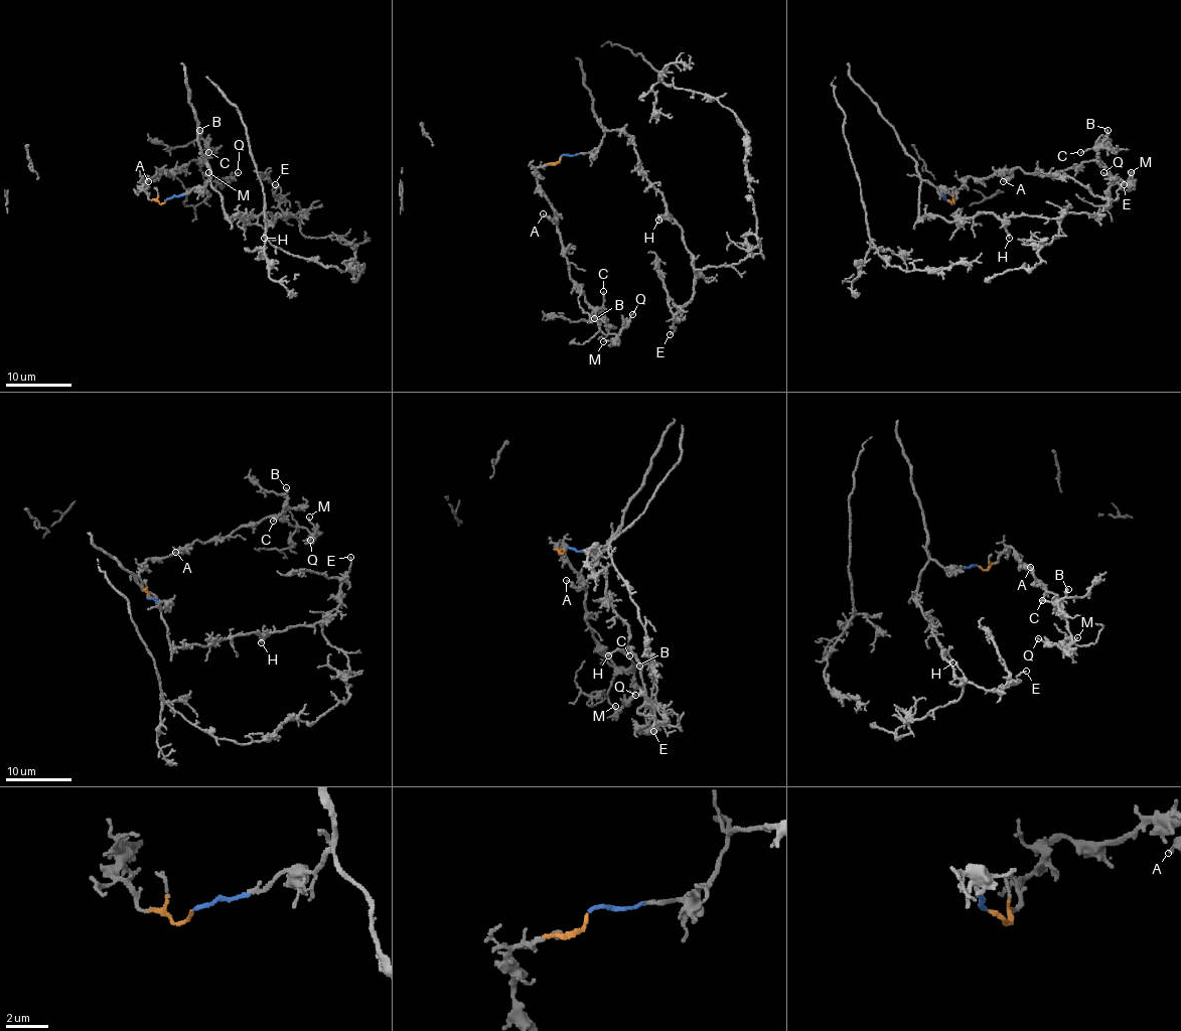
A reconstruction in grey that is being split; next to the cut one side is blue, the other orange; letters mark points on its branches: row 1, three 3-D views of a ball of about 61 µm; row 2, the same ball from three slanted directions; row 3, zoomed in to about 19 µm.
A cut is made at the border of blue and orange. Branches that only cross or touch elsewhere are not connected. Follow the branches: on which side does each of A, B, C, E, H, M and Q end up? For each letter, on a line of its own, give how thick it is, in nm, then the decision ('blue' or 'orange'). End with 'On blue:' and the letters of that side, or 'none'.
A: 160 nm thick; orange
B: 130 nm thick; orange
C: 130 nm thick; orange
E: 130 nm thick; blue
H: 150 nm thick; blue
M: 120 nm thick; orange
Q: 150 nm thick; orange
On blue: E, H

